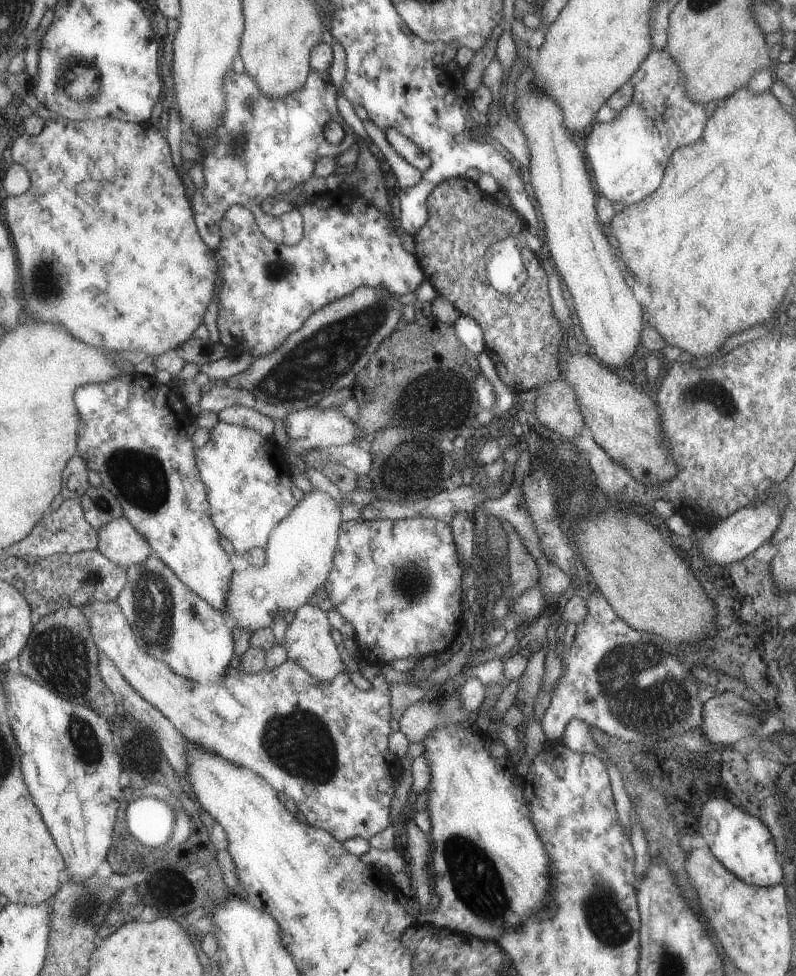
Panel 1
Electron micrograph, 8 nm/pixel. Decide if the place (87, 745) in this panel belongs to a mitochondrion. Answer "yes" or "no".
yes

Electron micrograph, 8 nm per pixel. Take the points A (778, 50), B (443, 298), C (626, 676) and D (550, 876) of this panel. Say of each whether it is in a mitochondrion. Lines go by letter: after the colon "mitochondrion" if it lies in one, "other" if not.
A: other
B: other
C: mitochondrion
D: other

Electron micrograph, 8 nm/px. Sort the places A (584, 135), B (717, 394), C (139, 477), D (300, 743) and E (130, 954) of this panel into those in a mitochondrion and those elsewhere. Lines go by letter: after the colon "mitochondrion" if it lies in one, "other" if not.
A: other
B: mitochondrion
C: mitochondrion
D: mitochondrion
E: other

